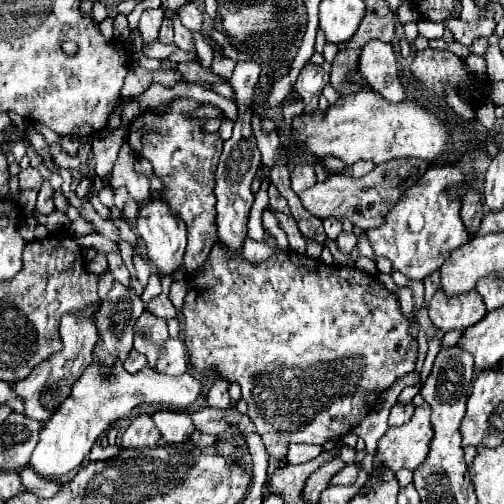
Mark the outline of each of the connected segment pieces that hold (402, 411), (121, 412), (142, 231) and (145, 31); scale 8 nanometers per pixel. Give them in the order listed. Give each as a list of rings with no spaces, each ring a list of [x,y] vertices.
[[[404,403],[404,405],[394,405],[392,411],[390,411],[390,417],[388,417],[388,425],[390,427],[400,427],[404,423],[410,421],[414,413],[414,405],[412,403]]]
[[[98,363],[90,365],[82,377],[74,383],[70,397],[58,407],[58,411],[42,425],[40,441],[30,457],[30,467],[44,479],[60,479],[80,469],[88,457],[98,435],[120,417],[126,417],[134,407],[142,403],[166,405],[166,409],[186,409],[202,395],[202,383],[190,373],[172,377],[152,367],[138,371],[136,375],[124,371],[122,363],[114,369],[102,369]]]
[[[152,193],[152,201],[140,207],[140,219],[136,227],[138,227],[138,235],[146,243],[148,261],[160,271],[160,275],[176,273],[182,267],[182,261],[184,261],[182,257],[186,251],[186,241],[188,241],[184,221],[178,215],[174,215],[174,211],[166,203],[162,203],[156,193]]]
[[[146,9],[142,13],[140,23],[138,23],[138,29],[142,33],[142,49],[146,49],[154,41],[158,41],[158,33],[160,33],[162,21],[164,21],[162,9]]]

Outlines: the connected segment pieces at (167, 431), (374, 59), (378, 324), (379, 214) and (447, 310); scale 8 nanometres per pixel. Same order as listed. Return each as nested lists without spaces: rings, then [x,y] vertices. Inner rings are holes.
[[[156,411],[152,413],[152,421],[158,427],[158,431],[162,433],[164,441],[170,445],[178,445],[188,441],[188,437],[192,435],[194,427],[192,421],[188,419],[188,413],[184,411]]]
[[[368,43],[360,55],[360,73],[372,89],[384,95],[384,99],[398,103],[406,97],[406,87],[398,75],[398,61],[392,43]]]
[[[214,247],[208,263],[200,269],[200,275],[196,279],[188,279],[188,295],[184,301],[184,345],[188,345],[190,353],[190,363],[202,373],[202,375],[212,375],[220,373],[228,381],[236,381],[242,387],[242,397],[248,403],[248,413],[252,423],[256,425],[256,433],[262,437],[264,447],[270,457],[282,459],[288,453],[288,445],[292,443],[318,443],[324,445],[326,441],[334,441],[334,437],[344,437],[350,433],[362,417],[374,411],[374,405],[382,391],[386,391],[398,377],[408,375],[414,371],[416,363],[416,341],[408,335],[408,319],[400,311],[400,305],[396,303],[394,295],[370,273],[360,273],[354,267],[346,265],[326,265],[320,259],[312,259],[308,255],[298,255],[296,251],[280,251],[272,255],[268,261],[260,263],[248,263],[246,259],[228,259],[220,247]]]
[[[378,165],[374,171],[370,171],[366,177],[352,177],[346,173],[330,173],[326,177],[326,181],[316,183],[310,189],[304,189],[300,199],[304,201],[304,207],[316,215],[318,219],[328,219],[334,217],[338,221],[342,219],[350,219],[354,225],[358,225],[360,229],[368,231],[372,227],[380,227],[386,219],[386,215],[392,211],[392,207],[400,201],[400,197],[412,187],[416,185],[416,181],[424,175],[424,167],[418,169],[410,169],[410,173],[406,177],[402,177],[398,171],[388,171],[388,165]]]
[[[470,291],[468,295],[460,295],[456,299],[434,293],[430,301],[430,319],[440,331],[450,329],[466,329],[472,323],[484,319],[486,307],[478,291]]]

